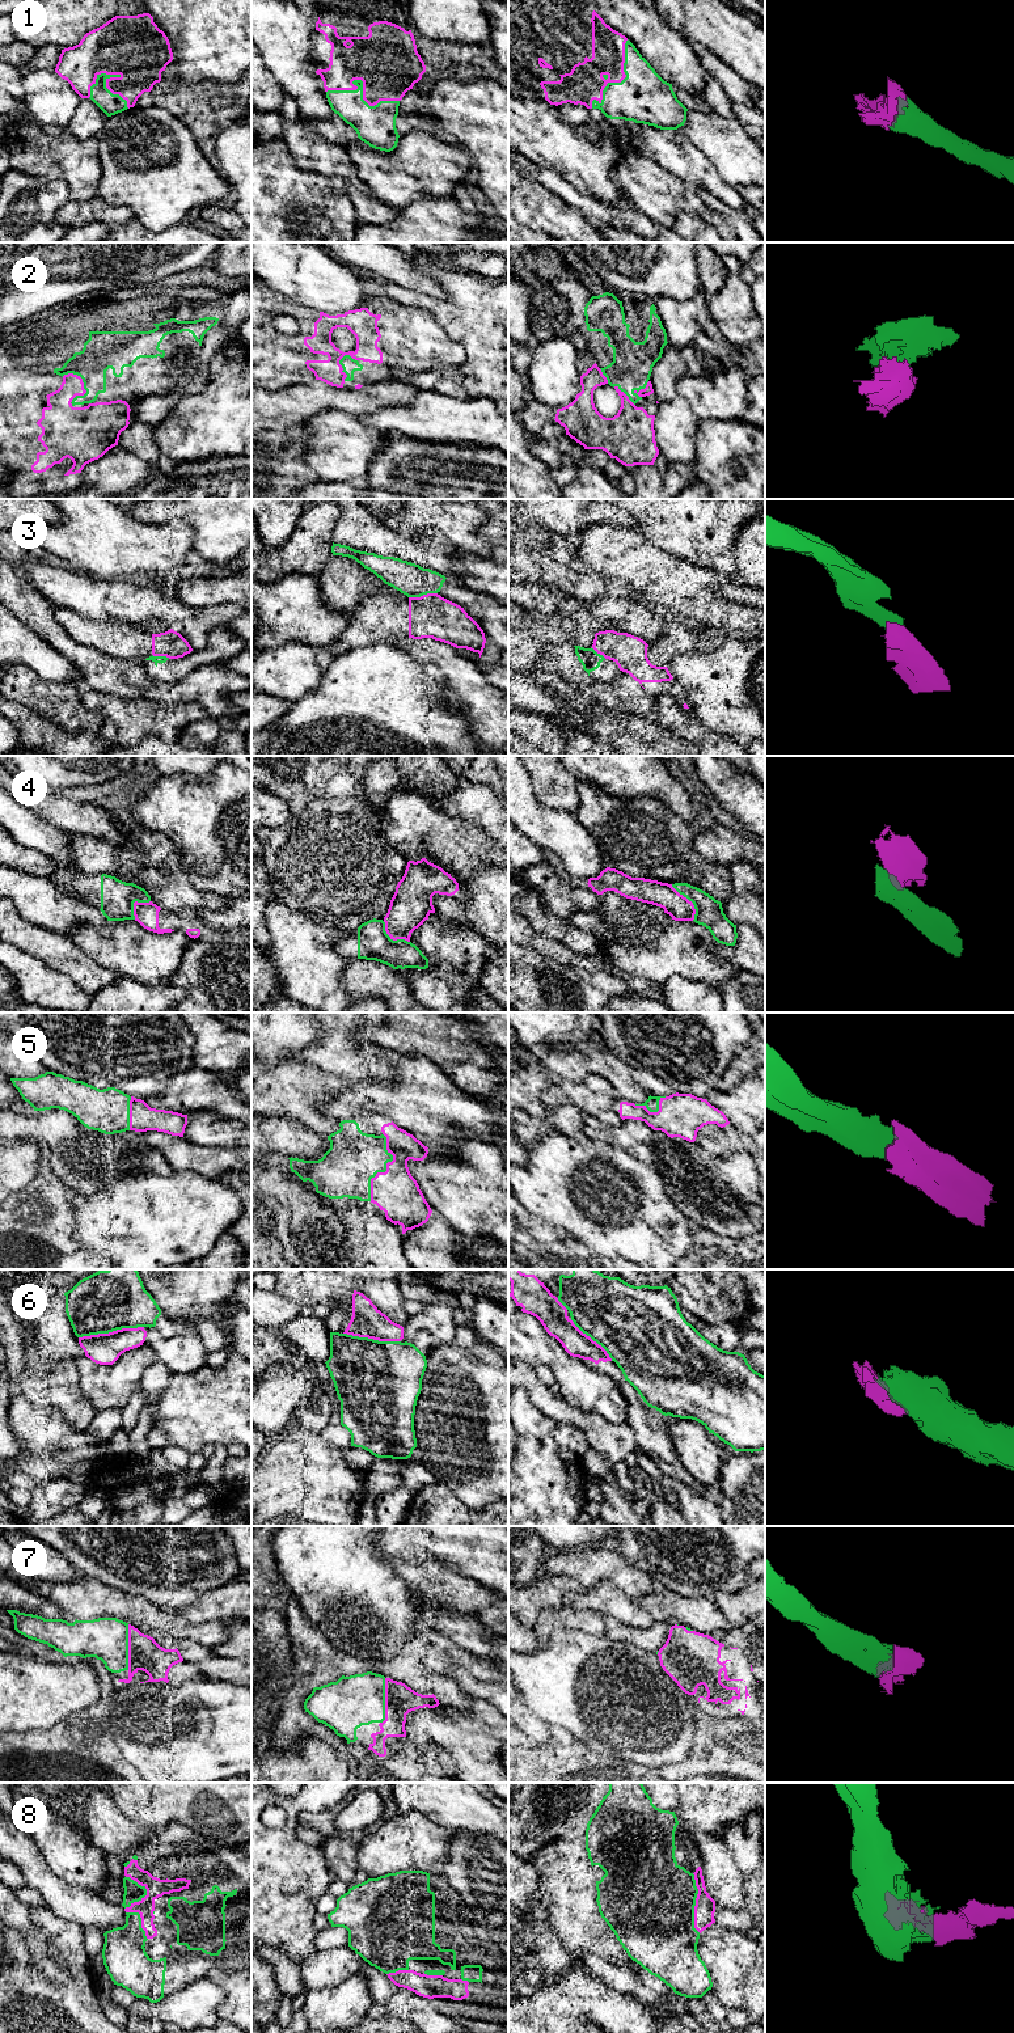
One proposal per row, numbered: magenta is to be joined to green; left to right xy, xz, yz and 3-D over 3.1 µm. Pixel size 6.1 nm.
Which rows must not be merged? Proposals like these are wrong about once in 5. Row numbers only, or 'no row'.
3, 4

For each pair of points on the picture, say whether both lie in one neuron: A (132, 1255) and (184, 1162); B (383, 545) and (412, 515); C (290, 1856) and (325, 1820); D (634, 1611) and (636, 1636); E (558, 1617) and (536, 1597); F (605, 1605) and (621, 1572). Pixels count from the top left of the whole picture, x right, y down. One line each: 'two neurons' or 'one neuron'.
A: two neurons
B: two neurons
C: two neurons
D: two neurons
E: two neurons
F: two neurons

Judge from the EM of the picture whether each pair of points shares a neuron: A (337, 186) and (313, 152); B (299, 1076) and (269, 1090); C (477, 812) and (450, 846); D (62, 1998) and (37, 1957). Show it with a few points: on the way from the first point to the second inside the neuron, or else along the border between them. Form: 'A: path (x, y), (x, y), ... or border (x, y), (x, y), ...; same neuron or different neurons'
A: path (337, 178), (321, 160); same neuron
B: path (291, 1083), (284, 1090), (277, 1090); same neuron
C: border (440, 810), (477, 825), (491, 841); different neurons
D: border (29, 1961), (53, 1982), (64, 1982), (70, 1977); different neurons

